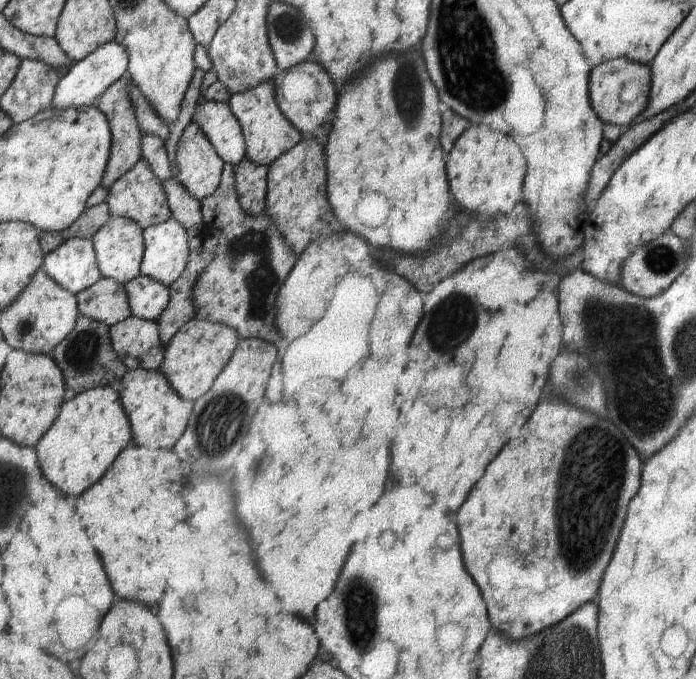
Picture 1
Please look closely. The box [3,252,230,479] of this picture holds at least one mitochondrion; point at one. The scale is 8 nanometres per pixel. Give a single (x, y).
(83, 352)

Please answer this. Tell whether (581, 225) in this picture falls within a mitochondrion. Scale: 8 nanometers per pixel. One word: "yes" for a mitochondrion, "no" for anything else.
no

